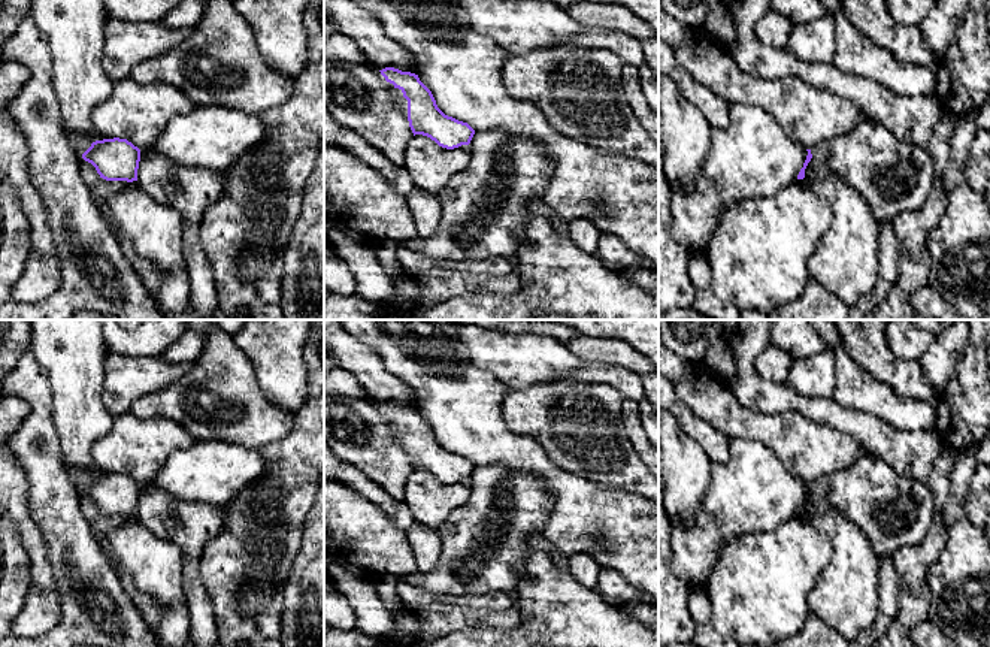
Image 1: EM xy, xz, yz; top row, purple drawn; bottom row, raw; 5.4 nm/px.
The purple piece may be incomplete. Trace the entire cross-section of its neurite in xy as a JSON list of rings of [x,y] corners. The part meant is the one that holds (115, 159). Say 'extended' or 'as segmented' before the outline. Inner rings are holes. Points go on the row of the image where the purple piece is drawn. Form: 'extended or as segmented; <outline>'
as segmented; [[[127,139],[96,140],[82,158],[91,163],[106,181],[137,181],[140,149]]]

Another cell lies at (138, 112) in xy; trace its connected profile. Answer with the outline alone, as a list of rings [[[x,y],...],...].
[[[125,78],[115,82],[110,97],[94,108],[91,123],[105,139],[127,139],[139,149],[146,149],[175,115],[194,108],[190,97],[173,85],[143,85]]]

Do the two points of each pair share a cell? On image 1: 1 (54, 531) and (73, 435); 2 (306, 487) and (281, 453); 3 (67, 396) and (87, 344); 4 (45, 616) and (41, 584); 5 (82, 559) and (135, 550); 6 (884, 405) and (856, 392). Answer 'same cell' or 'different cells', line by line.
1: different cells
2: same cell
3: same cell
4: same cell
5: different cells
6: same cell

